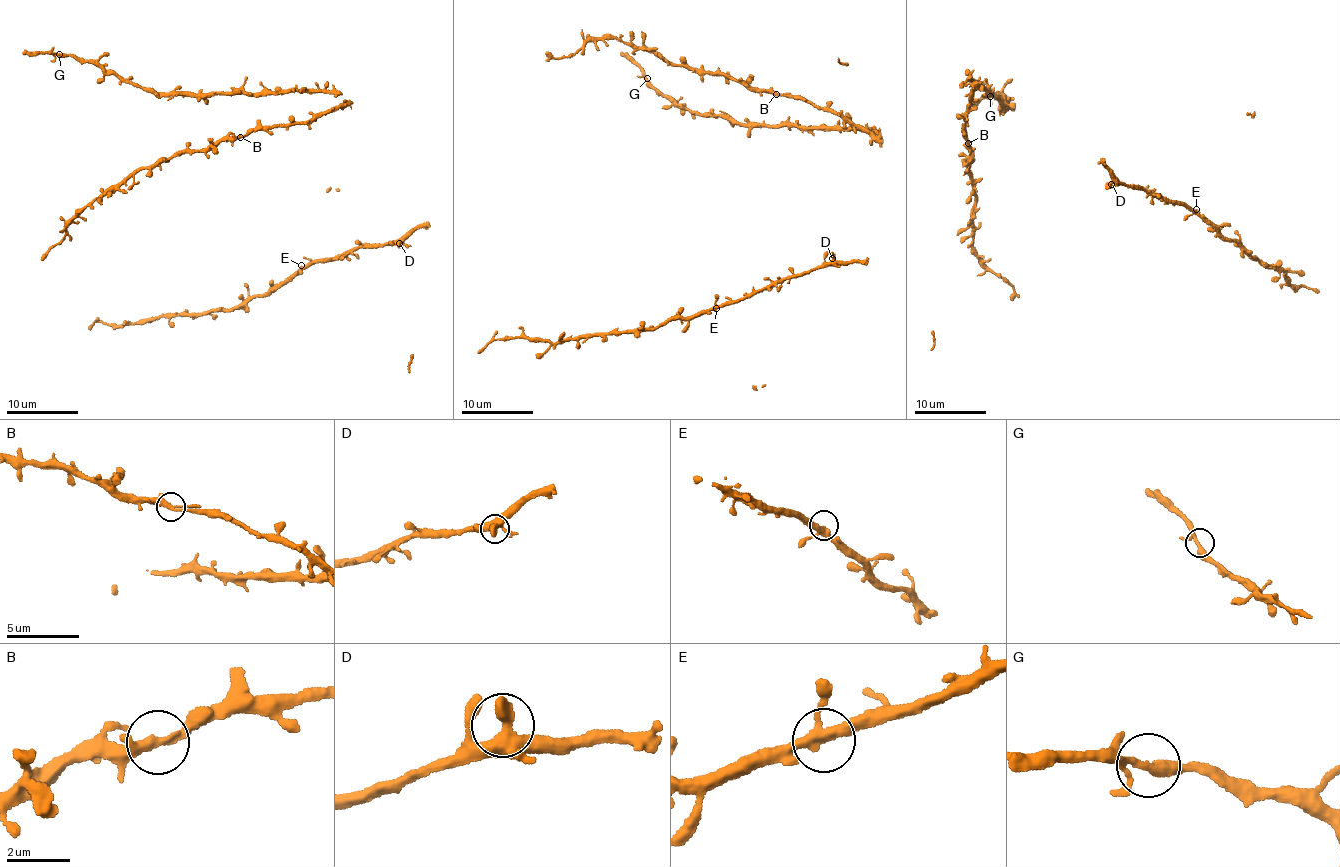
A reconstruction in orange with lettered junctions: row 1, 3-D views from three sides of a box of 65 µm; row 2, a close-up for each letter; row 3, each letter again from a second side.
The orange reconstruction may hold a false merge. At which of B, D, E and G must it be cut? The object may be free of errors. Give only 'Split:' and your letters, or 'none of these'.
Split: none of these

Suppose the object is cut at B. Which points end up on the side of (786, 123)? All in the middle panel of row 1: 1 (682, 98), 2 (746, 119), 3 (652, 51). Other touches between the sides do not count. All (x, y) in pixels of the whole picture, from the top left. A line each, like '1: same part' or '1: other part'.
1: same part
2: same part
3: other part

